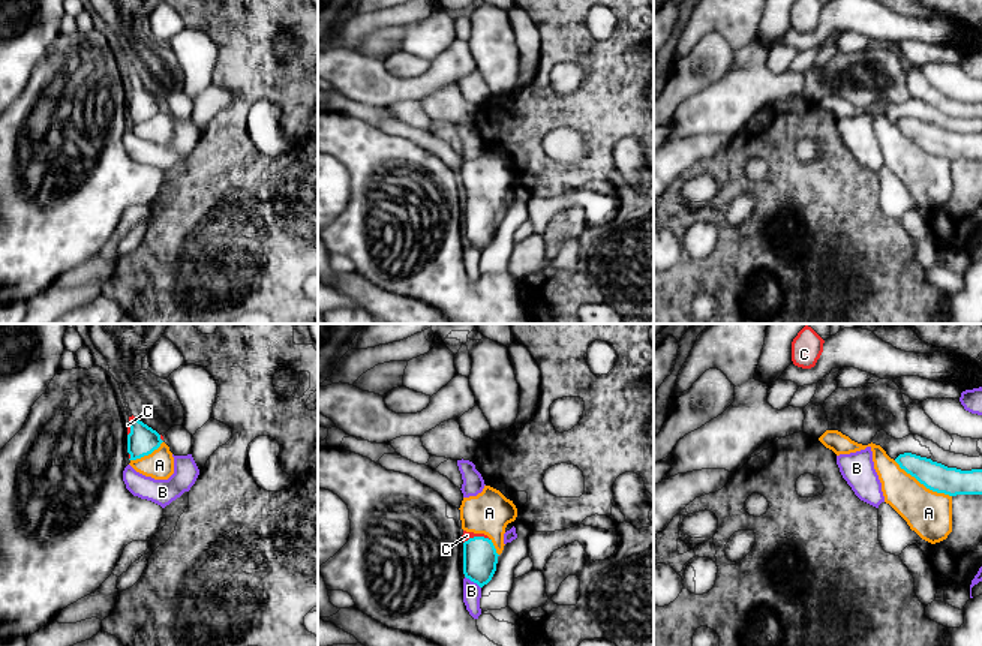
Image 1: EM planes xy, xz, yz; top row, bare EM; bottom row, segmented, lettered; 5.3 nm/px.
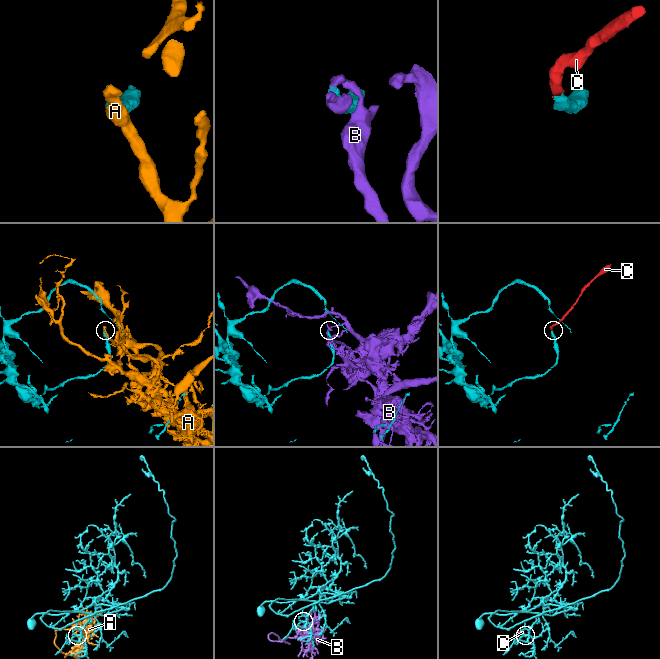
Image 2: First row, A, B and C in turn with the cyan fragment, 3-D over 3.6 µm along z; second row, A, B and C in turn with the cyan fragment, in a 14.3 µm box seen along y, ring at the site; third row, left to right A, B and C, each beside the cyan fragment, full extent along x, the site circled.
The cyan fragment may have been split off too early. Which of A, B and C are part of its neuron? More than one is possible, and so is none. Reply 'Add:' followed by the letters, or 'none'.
Add: C

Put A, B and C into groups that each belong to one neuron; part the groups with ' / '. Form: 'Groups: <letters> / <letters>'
Groups: A / B / C

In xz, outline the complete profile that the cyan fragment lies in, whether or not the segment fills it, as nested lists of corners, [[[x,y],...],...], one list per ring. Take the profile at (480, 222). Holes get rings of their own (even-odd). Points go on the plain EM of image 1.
[[[463,195],[463,238],[480,252],[487,249],[498,228],[498,217],[492,204],[484,198]]]

